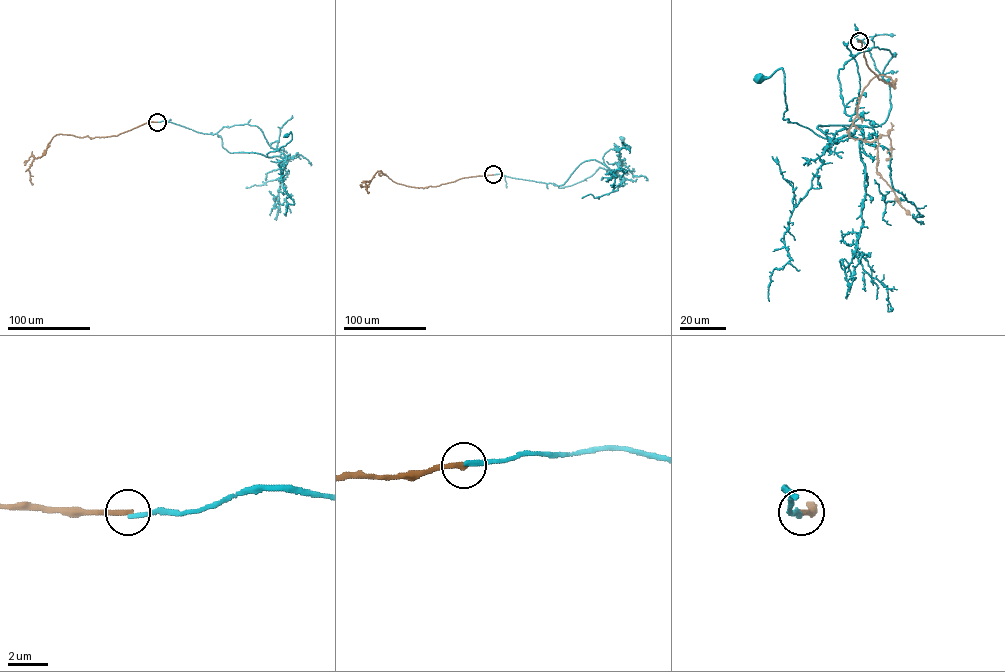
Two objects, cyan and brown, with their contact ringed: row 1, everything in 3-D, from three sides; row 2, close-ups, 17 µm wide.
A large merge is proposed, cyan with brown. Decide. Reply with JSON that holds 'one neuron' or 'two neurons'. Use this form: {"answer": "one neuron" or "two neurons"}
{"answer": "two neurons"}

